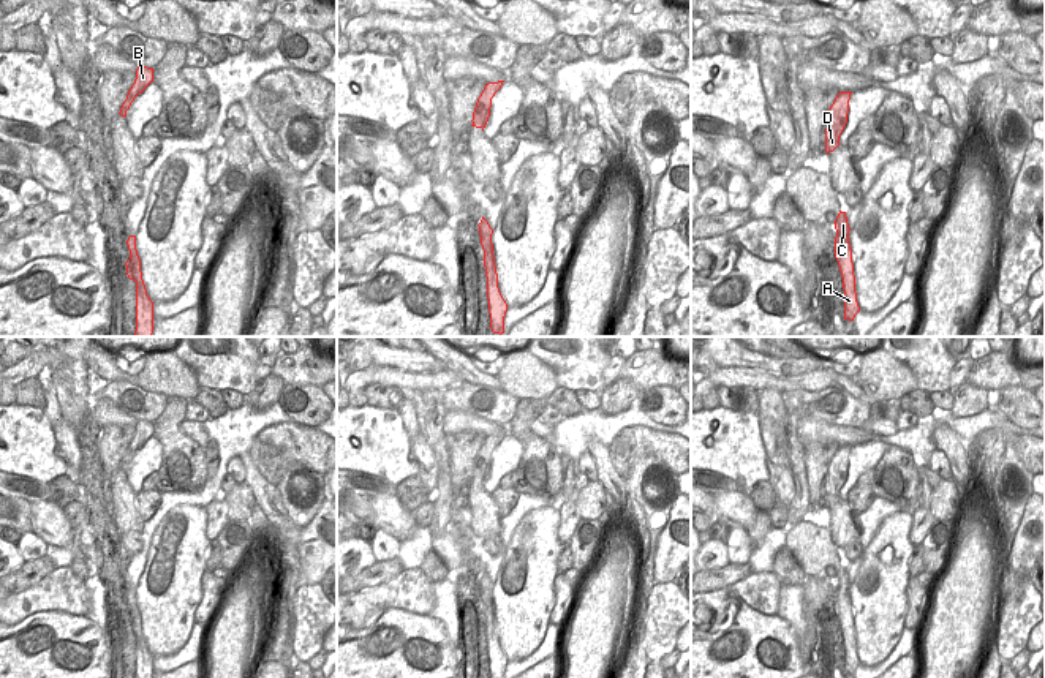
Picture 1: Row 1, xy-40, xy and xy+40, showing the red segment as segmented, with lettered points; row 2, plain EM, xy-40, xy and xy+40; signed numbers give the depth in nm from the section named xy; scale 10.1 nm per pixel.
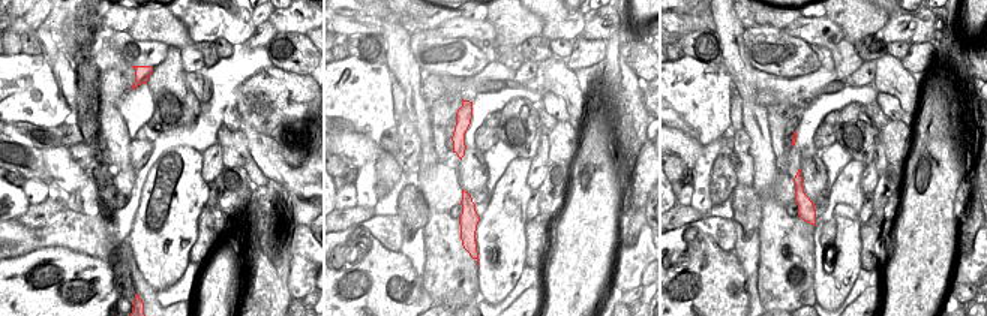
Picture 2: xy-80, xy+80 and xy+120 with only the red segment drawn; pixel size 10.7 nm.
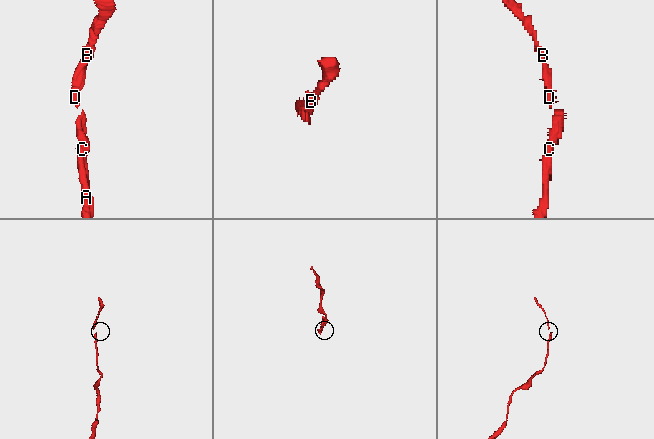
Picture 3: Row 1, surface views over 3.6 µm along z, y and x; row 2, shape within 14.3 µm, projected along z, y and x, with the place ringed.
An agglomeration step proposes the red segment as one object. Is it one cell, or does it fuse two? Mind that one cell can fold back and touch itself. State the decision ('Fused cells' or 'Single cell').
Single cell

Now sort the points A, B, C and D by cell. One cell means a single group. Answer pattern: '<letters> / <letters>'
A B C D

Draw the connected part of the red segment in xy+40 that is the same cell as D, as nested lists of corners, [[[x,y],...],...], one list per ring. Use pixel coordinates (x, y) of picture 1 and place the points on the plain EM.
[[[839,446],[828,463],[825,482],[827,509],[839,499],[839,490],[847,477],[851,447],[852,446]]]

